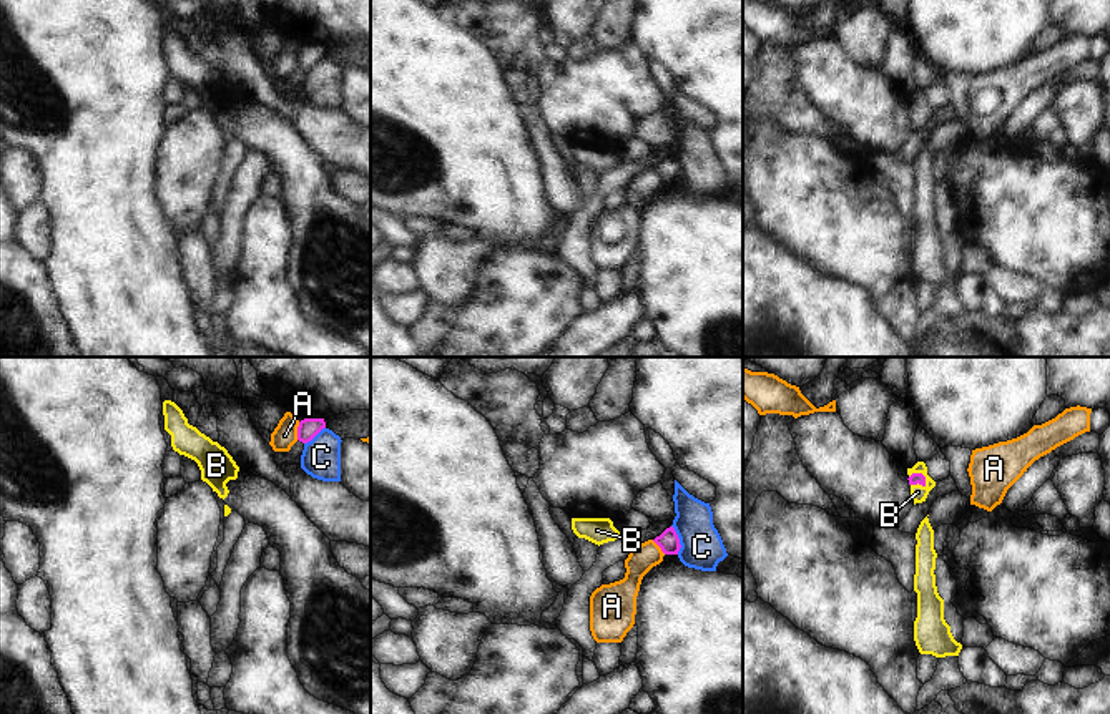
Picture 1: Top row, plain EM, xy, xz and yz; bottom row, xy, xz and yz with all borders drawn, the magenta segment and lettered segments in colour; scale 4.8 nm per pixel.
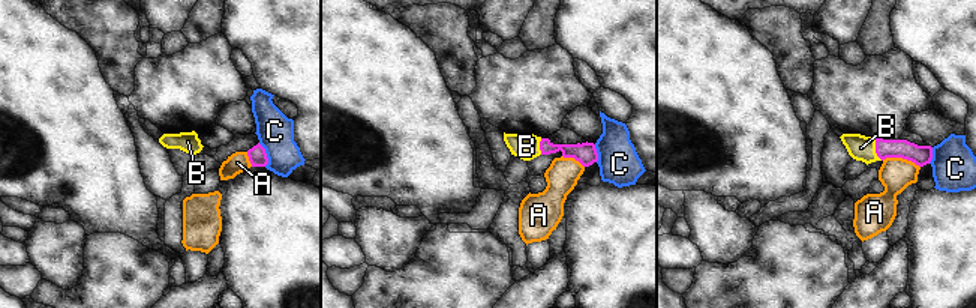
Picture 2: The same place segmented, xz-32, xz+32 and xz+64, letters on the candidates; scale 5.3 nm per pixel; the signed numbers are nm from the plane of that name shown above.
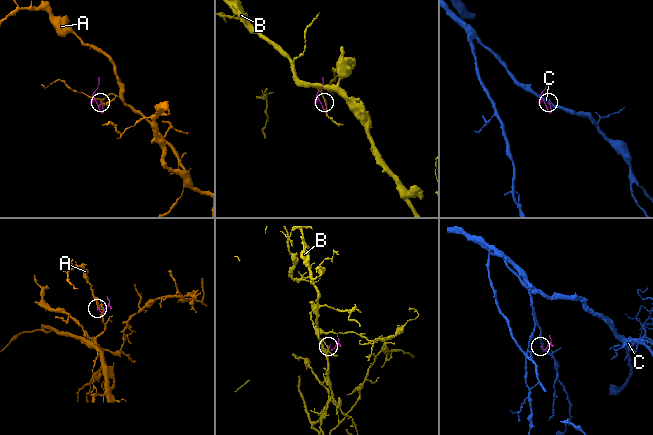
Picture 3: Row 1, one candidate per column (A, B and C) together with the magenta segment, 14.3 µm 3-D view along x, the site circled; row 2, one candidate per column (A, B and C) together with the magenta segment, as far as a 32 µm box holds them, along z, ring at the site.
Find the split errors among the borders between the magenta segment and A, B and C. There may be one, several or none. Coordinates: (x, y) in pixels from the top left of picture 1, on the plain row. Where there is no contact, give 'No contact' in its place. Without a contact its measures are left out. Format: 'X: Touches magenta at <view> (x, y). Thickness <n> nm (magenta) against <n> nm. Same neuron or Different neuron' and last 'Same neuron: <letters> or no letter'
A: Touches magenta at xy (298, 58). Thickness 100 nm (magenta) against 120 nm. Different neuron
B: Touches magenta at yz (921, 102). Thickness 60 nm (magenta) against 80 nm. Same neuron
C: Touches magenta at xz (678, 168). Thickness 100 nm (magenta) against 200 nm. Different neuron
Same neuron: B

